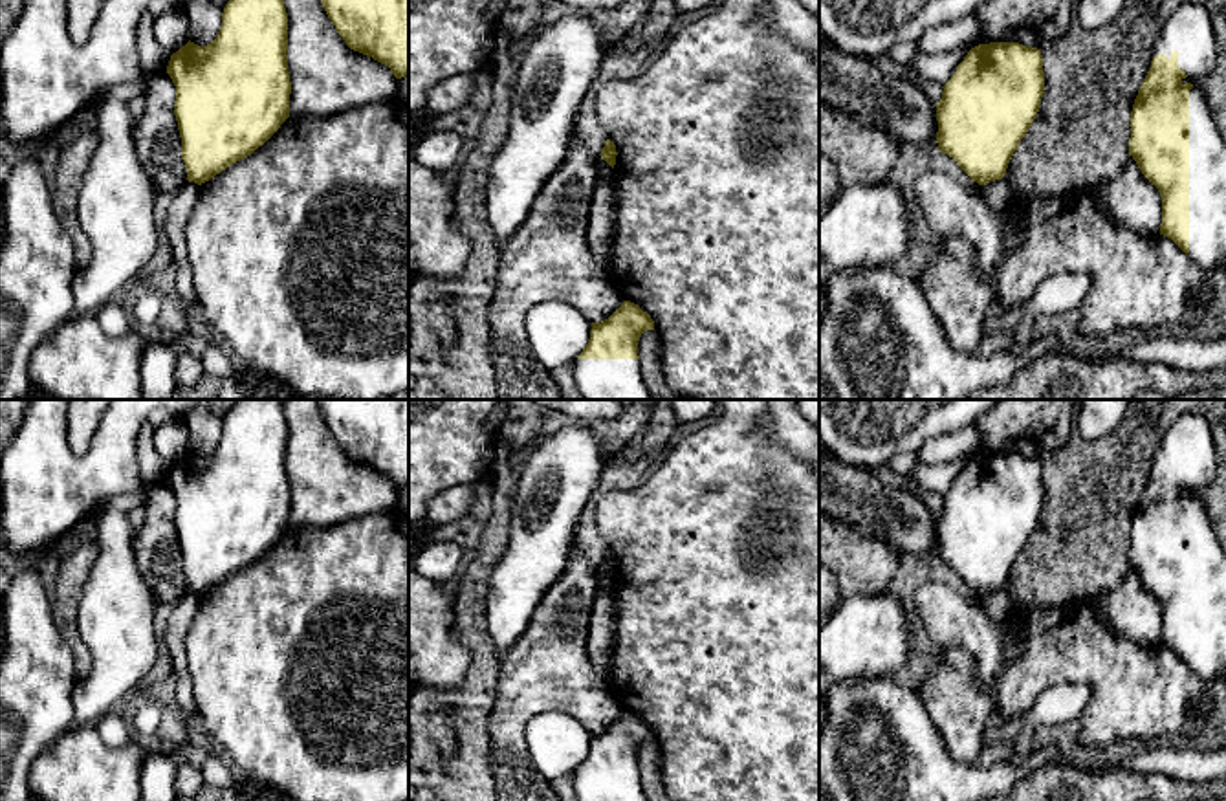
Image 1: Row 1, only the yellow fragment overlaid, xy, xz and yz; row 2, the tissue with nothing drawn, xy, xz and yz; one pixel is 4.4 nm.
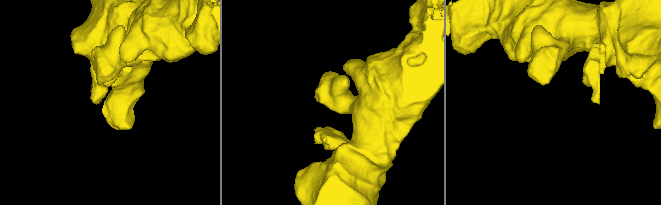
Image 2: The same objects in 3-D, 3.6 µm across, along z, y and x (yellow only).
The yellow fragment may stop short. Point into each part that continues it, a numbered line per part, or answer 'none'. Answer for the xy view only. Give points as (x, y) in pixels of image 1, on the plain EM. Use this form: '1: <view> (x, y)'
none

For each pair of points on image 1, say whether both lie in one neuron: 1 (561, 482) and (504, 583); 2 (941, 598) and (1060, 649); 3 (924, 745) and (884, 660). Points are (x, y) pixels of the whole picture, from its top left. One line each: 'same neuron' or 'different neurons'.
1: same neuron
2: same neuron
3: different neurons

